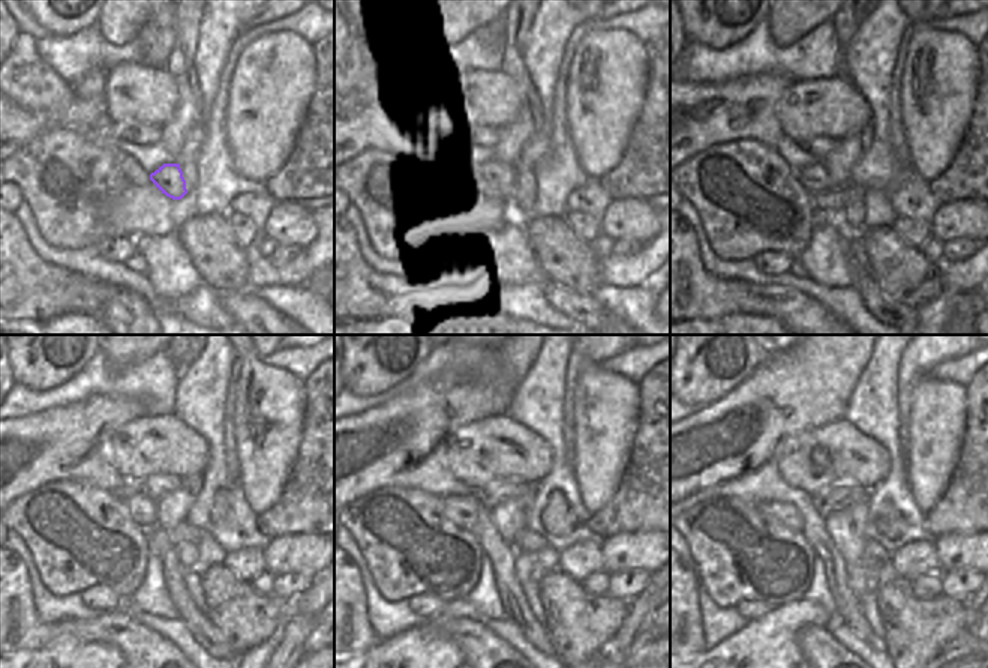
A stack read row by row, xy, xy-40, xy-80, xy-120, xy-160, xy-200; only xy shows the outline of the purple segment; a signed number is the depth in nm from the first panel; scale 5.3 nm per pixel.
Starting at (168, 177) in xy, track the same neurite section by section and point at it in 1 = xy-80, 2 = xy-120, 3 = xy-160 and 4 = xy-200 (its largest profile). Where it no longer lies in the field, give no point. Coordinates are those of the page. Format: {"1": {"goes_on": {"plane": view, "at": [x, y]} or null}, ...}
{"1": {"goes_on": {"plane": "xy-80", "at": [814, 177]}}, "2": {"goes_on": {"plane": "xy-120", "at": [141, 509]}}, "3": {"goes_on": {"plane": "xy-160", "at": [465, 512]}}, "4": {"goes_on": {"plane": "xy-200", "at": [784, 514]}}}

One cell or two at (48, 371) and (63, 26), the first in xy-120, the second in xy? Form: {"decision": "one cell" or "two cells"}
{"decision": "one cell"}

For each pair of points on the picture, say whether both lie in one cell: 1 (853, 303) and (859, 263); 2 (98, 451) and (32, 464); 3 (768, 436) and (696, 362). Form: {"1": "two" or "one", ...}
{"1": "two", "2": "one", "3": "two"}

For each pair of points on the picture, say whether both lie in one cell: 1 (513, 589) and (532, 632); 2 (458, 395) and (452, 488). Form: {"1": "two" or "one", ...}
{"1": "one", "2": "one"}

